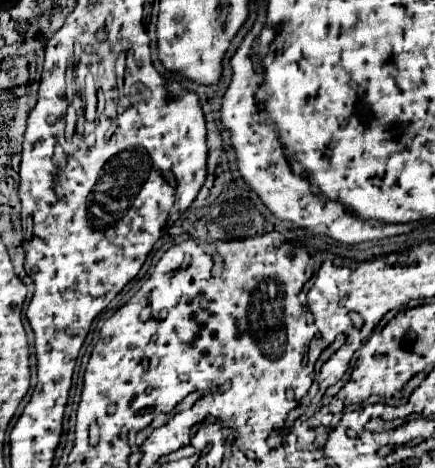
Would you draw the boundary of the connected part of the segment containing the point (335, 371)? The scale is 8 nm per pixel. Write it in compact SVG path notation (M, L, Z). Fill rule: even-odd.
M344 344L322 366L318 378L319 385L330 387L340 381L350 366L354 350Z

